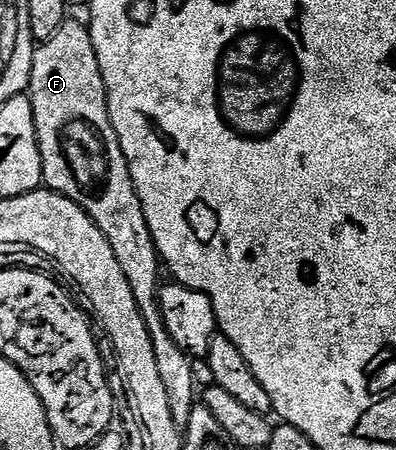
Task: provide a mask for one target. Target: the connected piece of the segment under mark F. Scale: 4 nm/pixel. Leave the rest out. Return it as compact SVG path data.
M69 19L51 41L36 48L35 54L39 56L39 61L33 59L31 78L35 80L35 93L30 98L33 115L39 113L39 122L35 126L43 164L43 185L52 193L73 199L73 203L80 205L91 216L105 239L109 239L117 255L117 263L121 263L121 271L125 271L125 279L129 279L129 287L133 287L133 299L137 299L137 307L149 327L149 339L153 339L153 356L157 358L157 372L161 375L161 384L165 386L165 395L169 395L169 411L173 415L173 423L180 431L185 431L197 404L195 369L191 366L194 364L187 352L173 343L173 335L169 335L159 310L161 258L155 249L155 240L149 231L149 223L145 219L145 211L141 207L141 199L135 190L127 160L121 151L121 143L107 114L107 88L105 83L99 85L101 67L91 42L91 30L86 24L78 25L75 19Z

